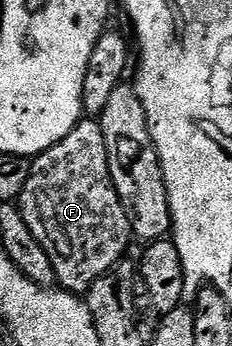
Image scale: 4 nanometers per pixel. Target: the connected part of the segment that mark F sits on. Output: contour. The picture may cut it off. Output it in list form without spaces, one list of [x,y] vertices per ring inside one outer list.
[[[83,120],[52,148],[37,155],[31,161],[30,175],[22,189],[22,195],[16,199],[16,205],[22,211],[24,220],[36,236],[36,240],[48,252],[57,285],[61,289],[79,296],[85,295],[100,276],[104,276],[118,262],[127,257],[126,249],[132,243],[130,216],[114,187],[108,164],[108,148],[104,142],[102,123],[98,120]]]

